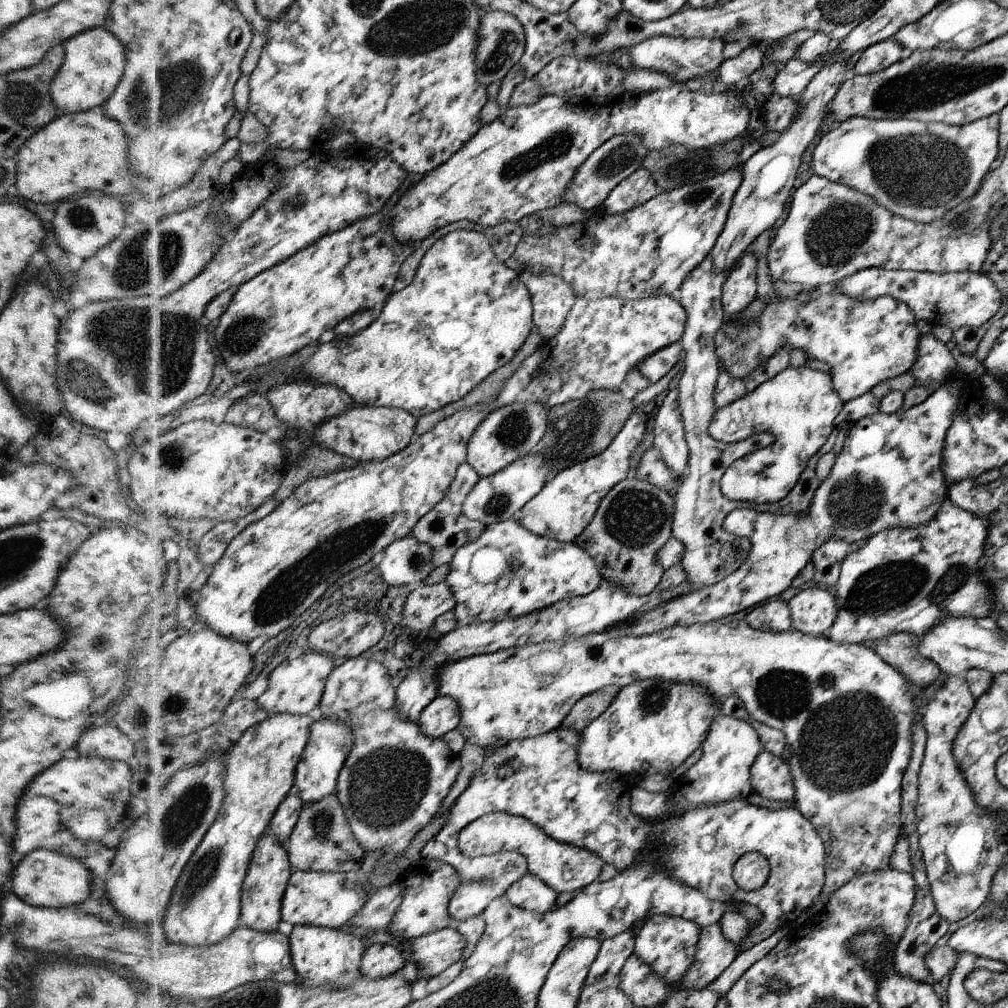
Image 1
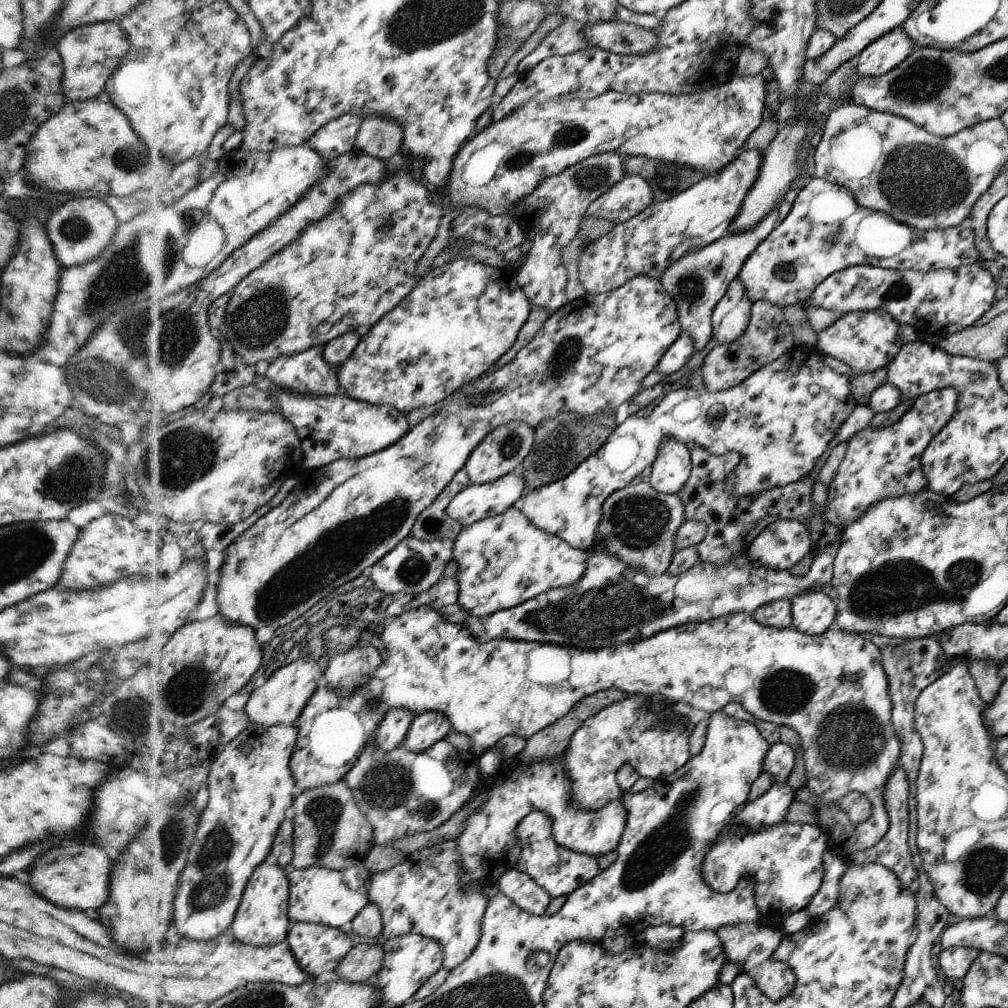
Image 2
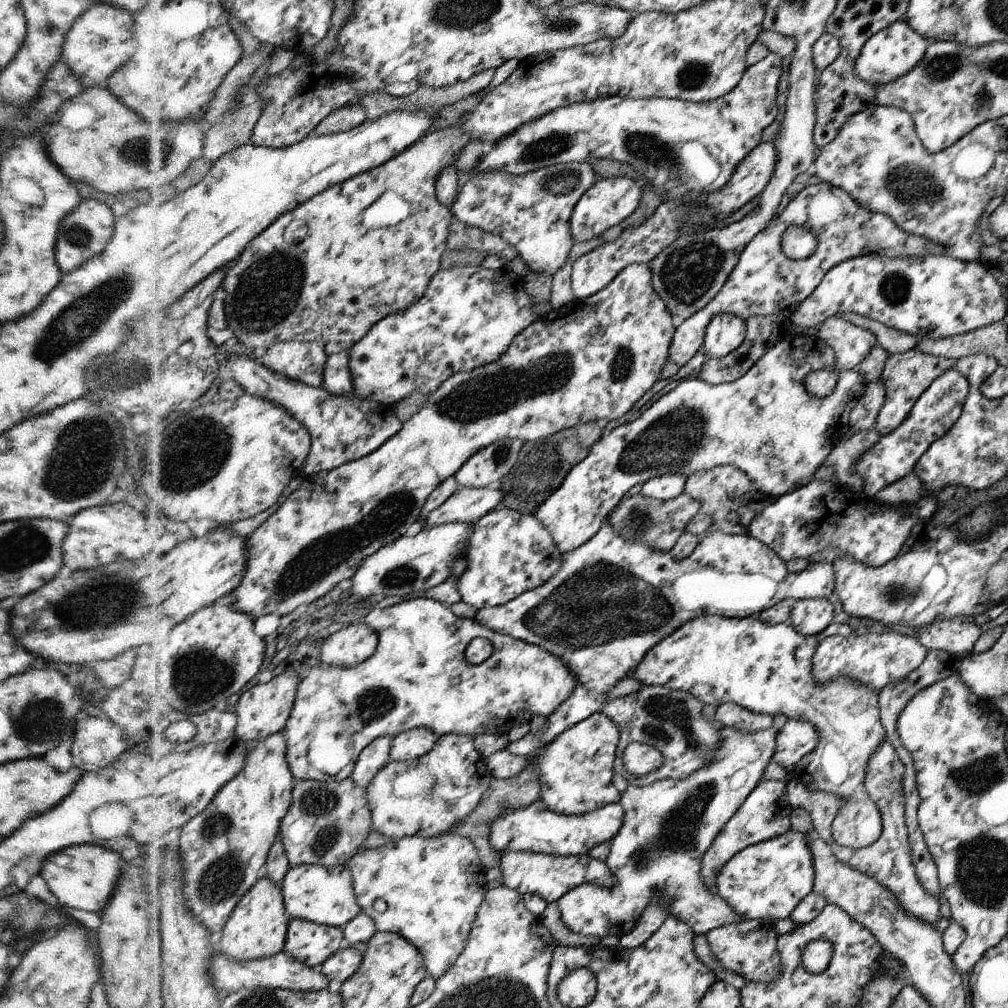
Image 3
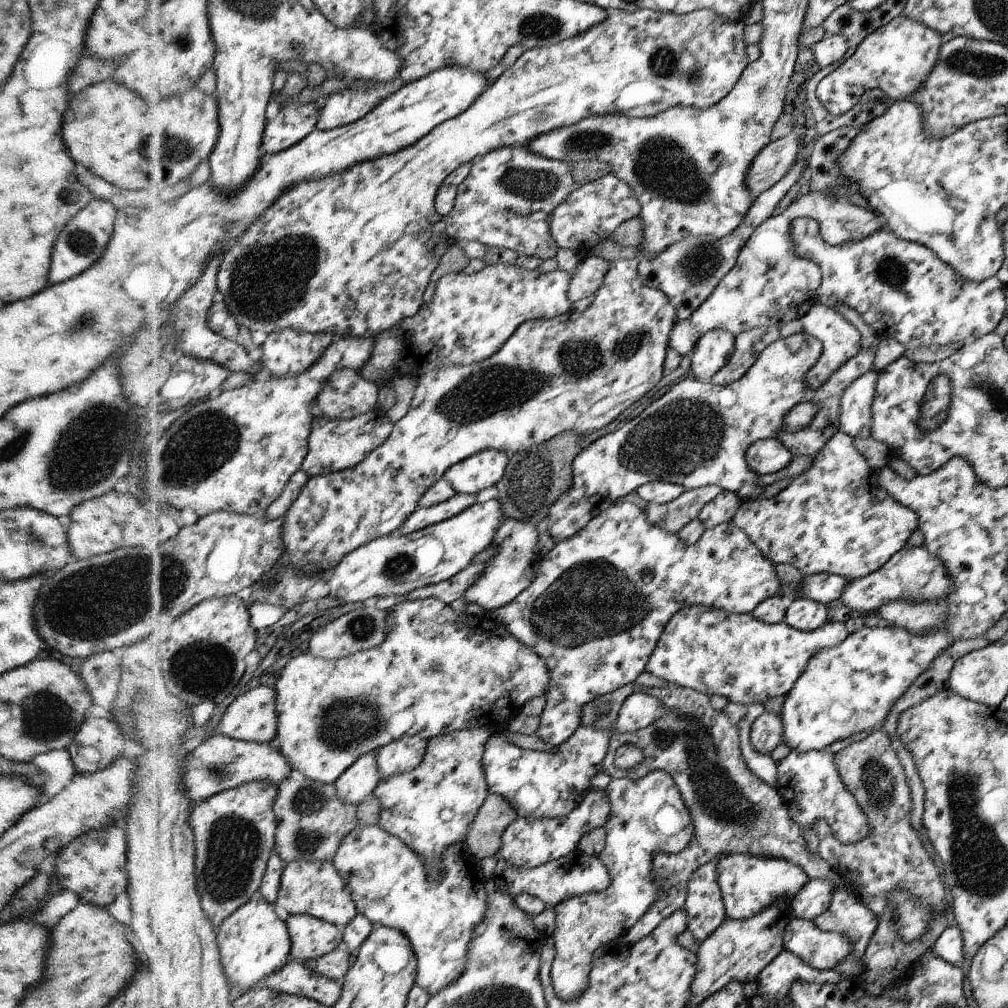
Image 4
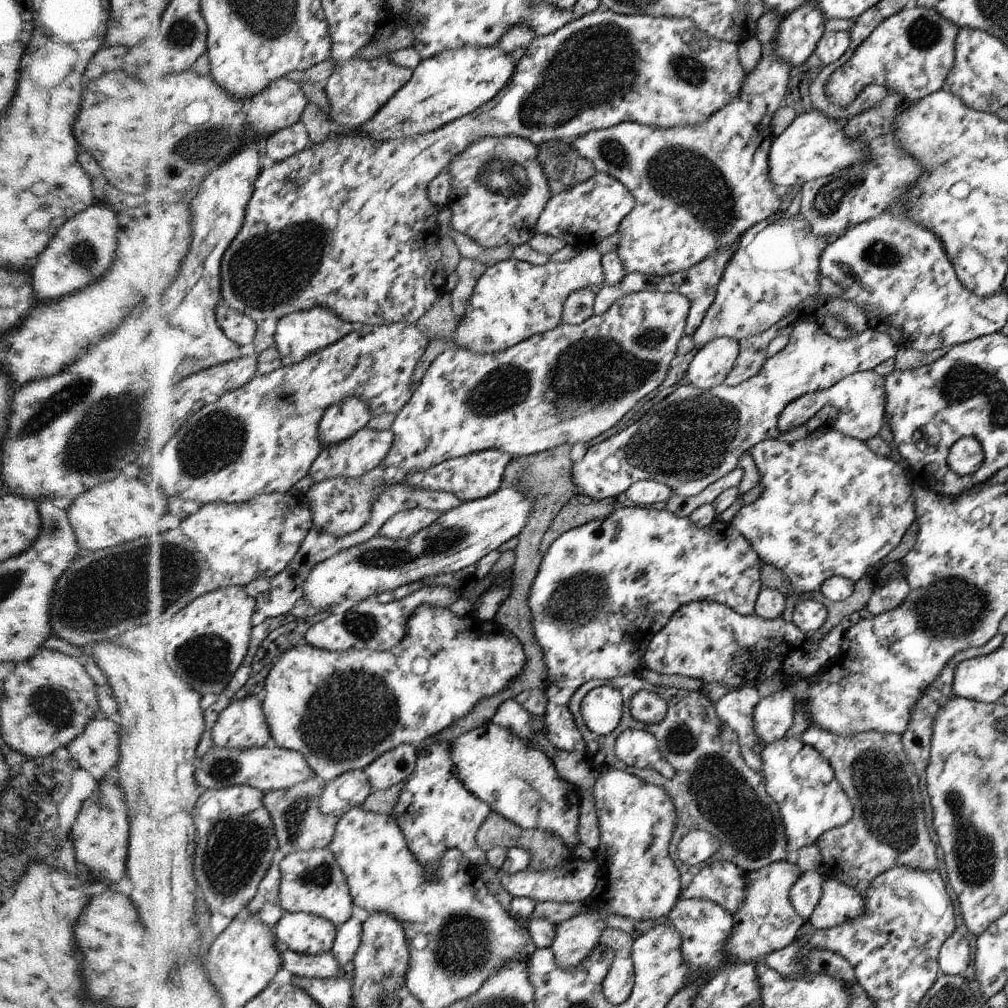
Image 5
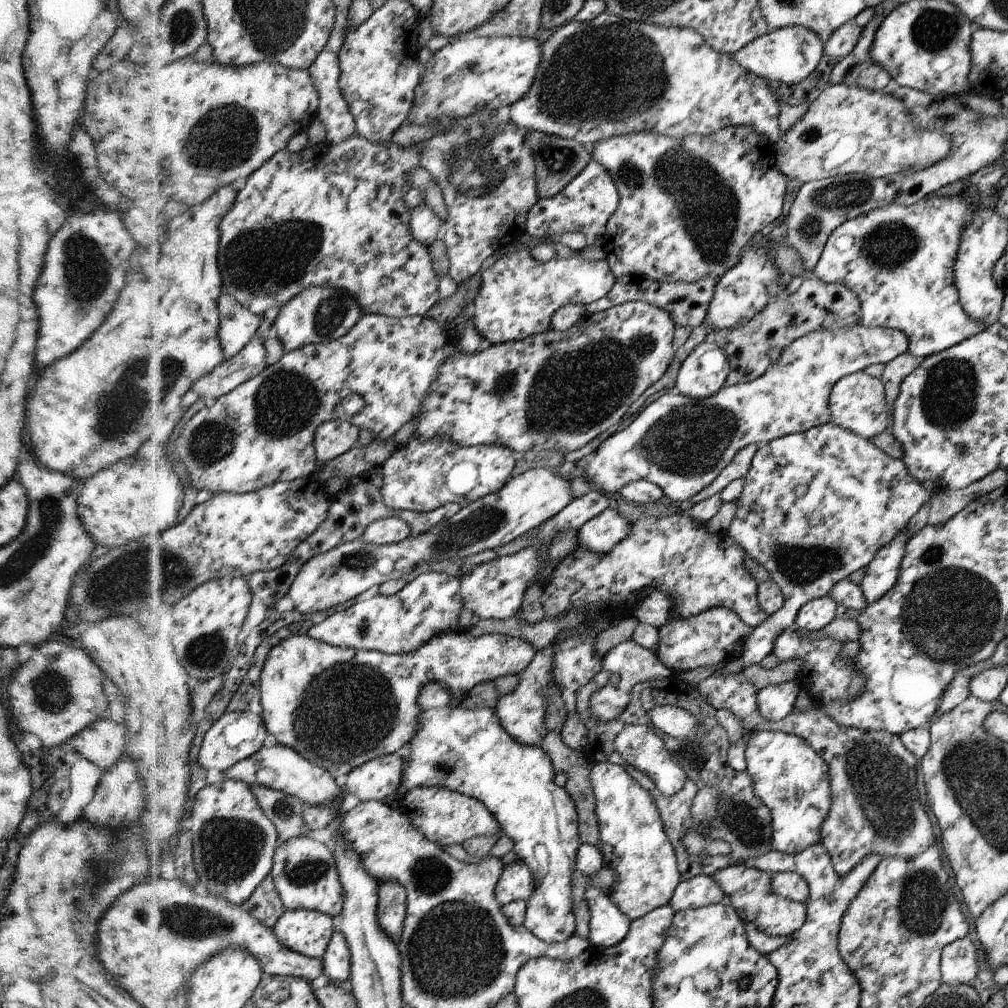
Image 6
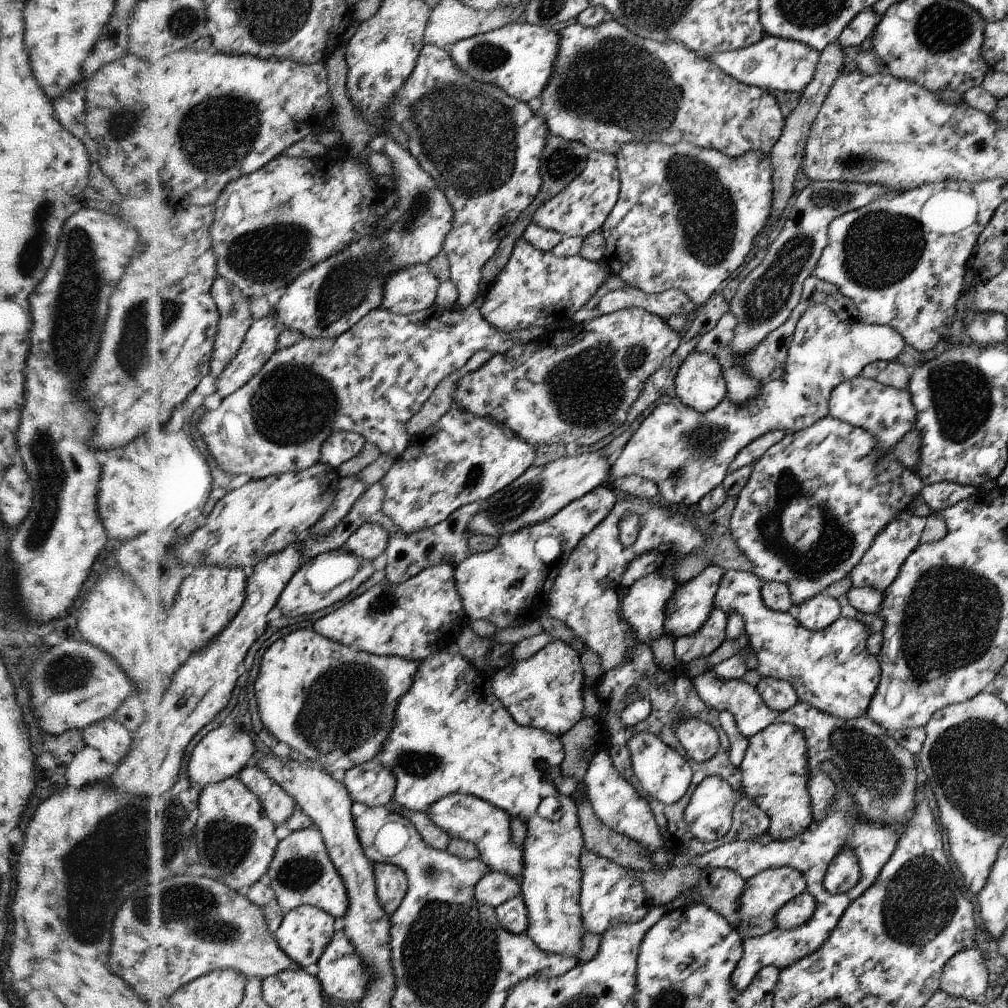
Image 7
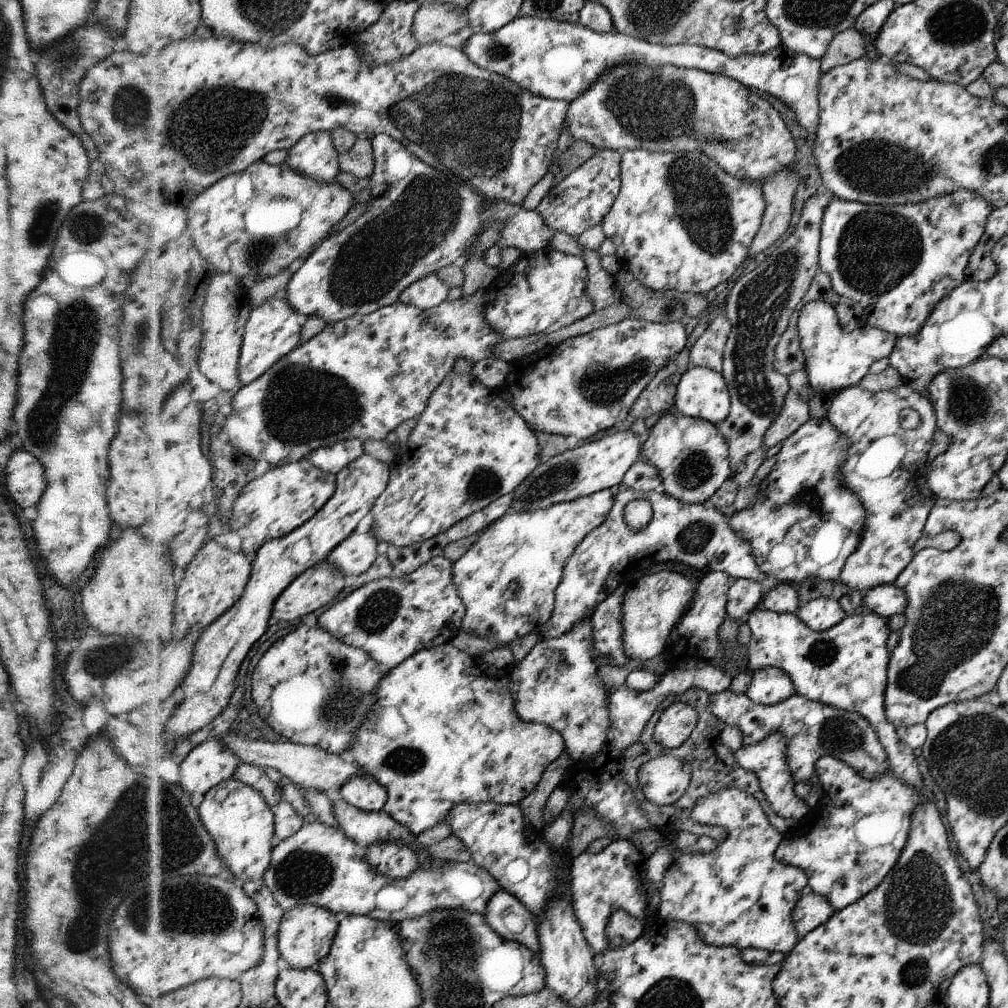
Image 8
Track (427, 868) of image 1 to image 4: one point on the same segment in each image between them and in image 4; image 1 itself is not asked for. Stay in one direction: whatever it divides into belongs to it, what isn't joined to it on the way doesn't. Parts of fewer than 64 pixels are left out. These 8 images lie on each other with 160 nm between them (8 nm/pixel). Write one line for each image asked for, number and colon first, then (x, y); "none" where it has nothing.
2: (425, 895)
3: (434, 887)
4: (390, 885)

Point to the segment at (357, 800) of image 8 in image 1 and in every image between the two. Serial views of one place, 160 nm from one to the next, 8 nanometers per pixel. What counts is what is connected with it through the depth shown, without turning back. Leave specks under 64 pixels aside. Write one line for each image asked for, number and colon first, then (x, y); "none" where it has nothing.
1: (442, 715)
2: (429, 727)
3: (414, 744)
4: (402, 756)
5: (387, 772)
6: (379, 780)
7: (374, 783)

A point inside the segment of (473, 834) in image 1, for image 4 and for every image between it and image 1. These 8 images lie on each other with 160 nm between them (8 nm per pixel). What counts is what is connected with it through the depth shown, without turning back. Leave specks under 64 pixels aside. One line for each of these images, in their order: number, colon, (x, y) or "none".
2: (560, 871)
3: (551, 877)
4: (577, 874)

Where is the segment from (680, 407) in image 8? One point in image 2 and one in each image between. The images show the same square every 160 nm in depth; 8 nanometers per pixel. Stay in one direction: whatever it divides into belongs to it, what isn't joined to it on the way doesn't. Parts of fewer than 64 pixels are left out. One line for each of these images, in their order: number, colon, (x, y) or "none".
2: (730, 318)
3: (726, 332)
4: (714, 351)
5: (712, 364)
6: (706, 369)
7: (700, 383)

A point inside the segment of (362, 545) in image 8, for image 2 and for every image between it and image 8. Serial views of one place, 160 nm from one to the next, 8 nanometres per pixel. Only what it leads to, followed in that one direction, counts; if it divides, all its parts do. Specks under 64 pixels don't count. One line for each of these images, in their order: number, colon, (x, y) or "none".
2: (476, 502)
3: (468, 505)
4: (422, 517)
5: (406, 523)
6: (393, 529)
7: (371, 541)

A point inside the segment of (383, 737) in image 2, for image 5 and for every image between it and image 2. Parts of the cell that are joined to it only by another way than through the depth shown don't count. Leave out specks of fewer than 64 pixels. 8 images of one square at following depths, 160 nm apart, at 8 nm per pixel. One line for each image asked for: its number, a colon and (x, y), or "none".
3: (374, 760)
4: (358, 784)
5: (352, 790)

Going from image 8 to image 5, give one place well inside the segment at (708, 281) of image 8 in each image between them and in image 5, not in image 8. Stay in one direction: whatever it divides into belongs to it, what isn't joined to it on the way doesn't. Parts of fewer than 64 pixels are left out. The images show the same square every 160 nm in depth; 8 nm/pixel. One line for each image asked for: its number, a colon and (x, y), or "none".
5: (698, 189)
6: (687, 207)
7: (685, 216)

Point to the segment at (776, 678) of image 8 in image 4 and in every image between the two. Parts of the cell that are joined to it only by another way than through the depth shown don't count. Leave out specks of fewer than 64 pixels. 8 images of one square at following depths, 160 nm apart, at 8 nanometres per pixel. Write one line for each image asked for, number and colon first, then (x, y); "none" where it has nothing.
4: (768, 731)
5: (775, 714)
6: (775, 702)
7: (779, 694)

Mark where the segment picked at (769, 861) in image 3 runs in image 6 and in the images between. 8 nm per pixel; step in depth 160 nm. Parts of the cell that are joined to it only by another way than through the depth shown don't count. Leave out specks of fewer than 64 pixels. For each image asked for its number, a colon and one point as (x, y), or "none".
4: (749, 884)
5: (724, 883)
6: (702, 890)

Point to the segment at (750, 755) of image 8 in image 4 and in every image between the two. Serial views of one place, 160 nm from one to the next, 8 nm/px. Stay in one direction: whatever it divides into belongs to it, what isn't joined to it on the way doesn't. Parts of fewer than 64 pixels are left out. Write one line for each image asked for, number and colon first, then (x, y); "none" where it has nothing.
4: (809, 782)
5: (803, 783)
6: (789, 776)
7: (775, 771)

